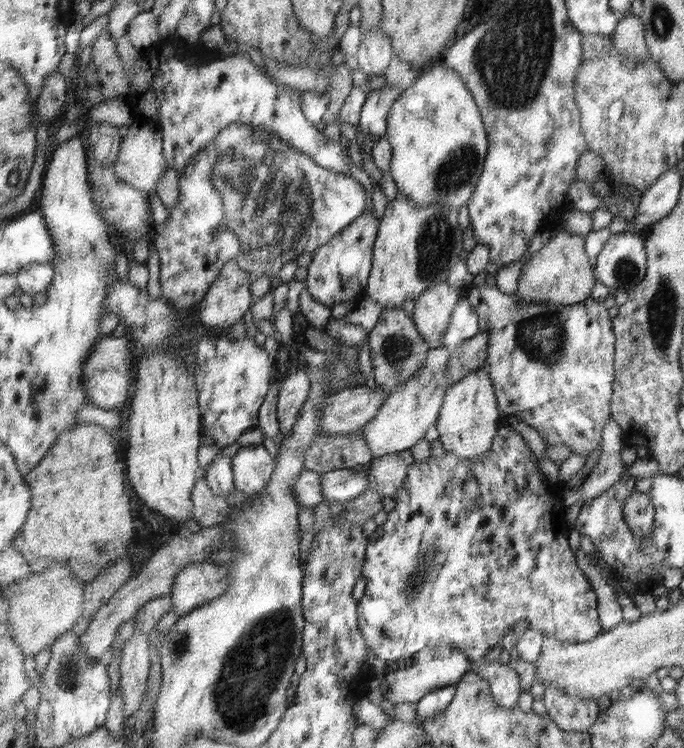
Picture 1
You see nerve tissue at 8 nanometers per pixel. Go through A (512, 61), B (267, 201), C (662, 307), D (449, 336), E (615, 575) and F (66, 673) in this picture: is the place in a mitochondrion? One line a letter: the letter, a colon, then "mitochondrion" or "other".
A: mitochondrion
B: mitochondrion
C: mitochondrion
D: other
E: other
F: mitochondrion

